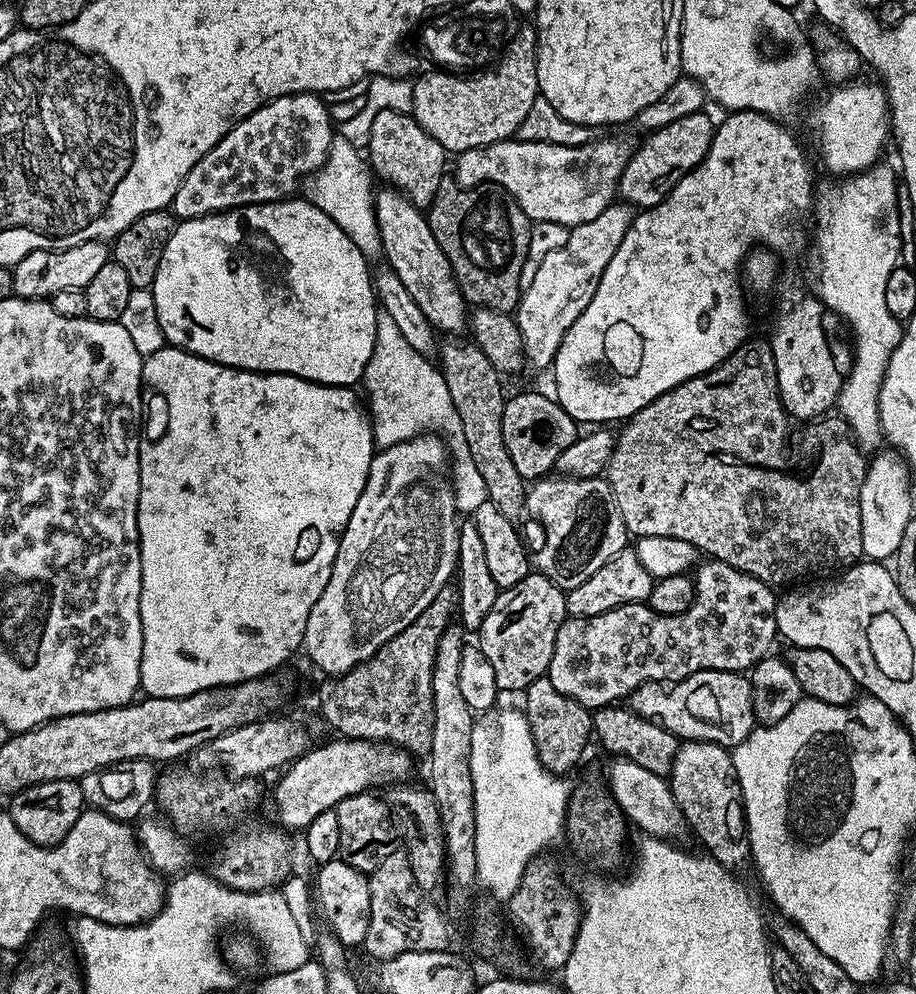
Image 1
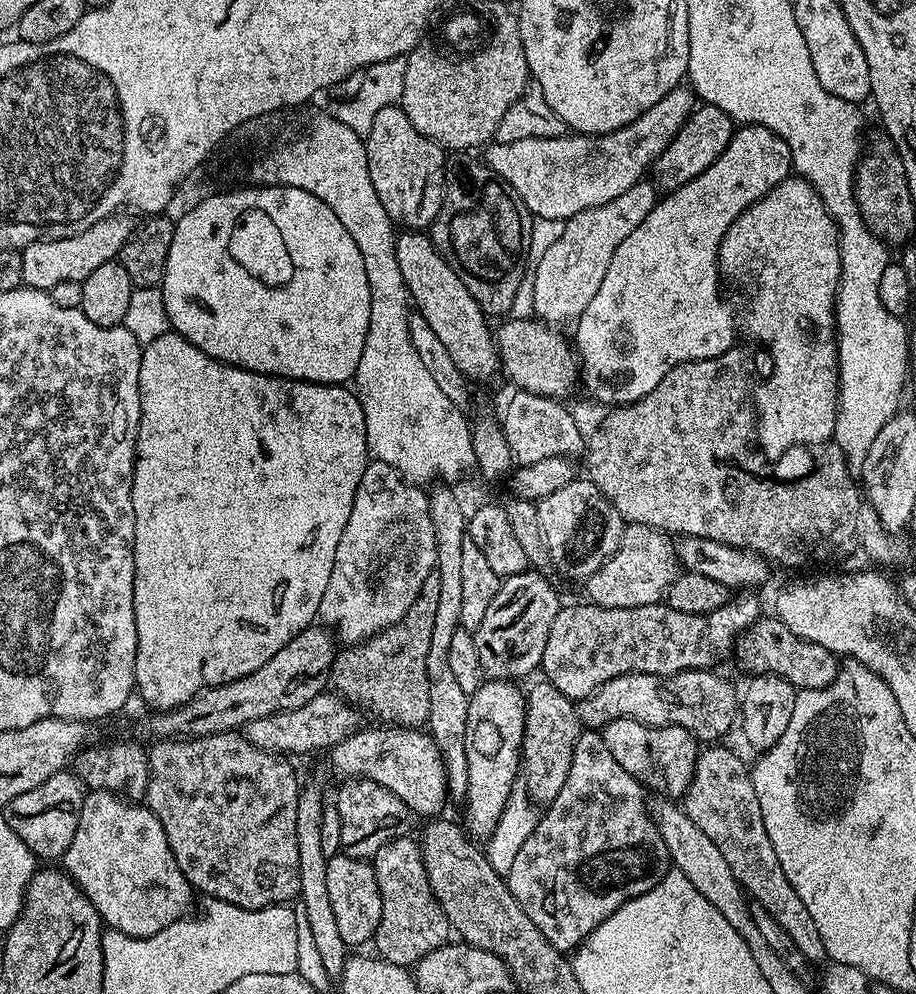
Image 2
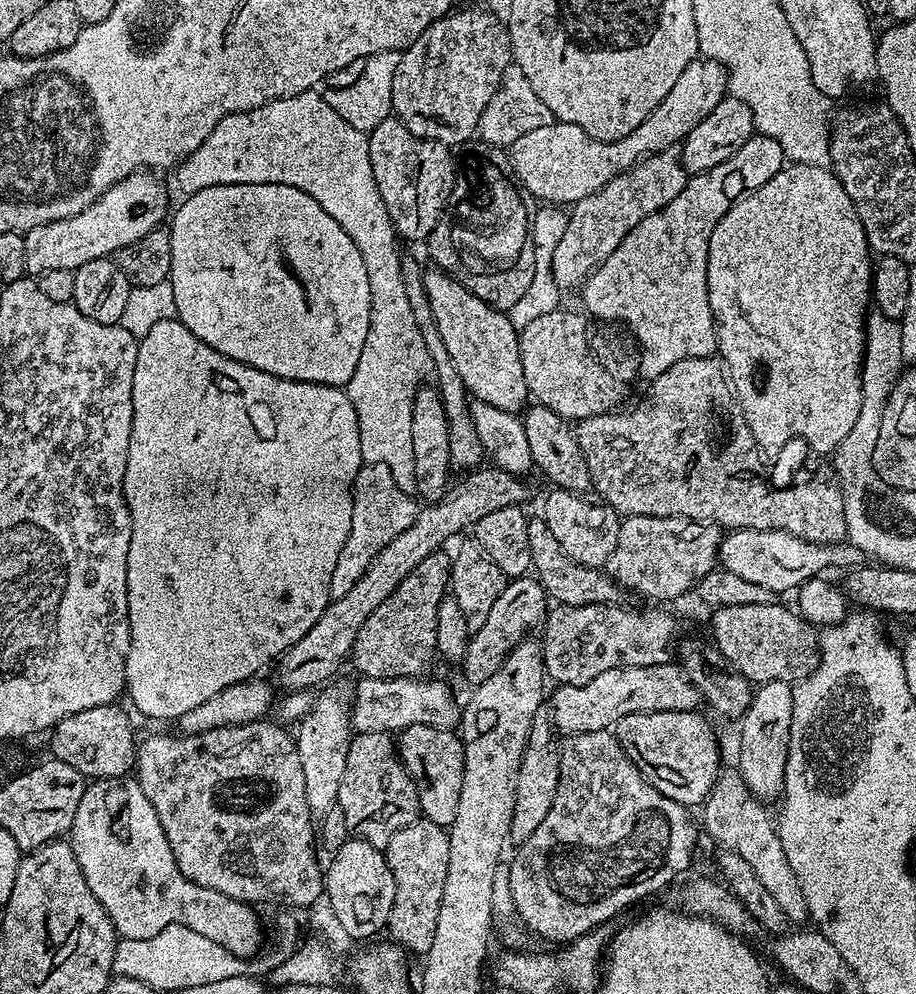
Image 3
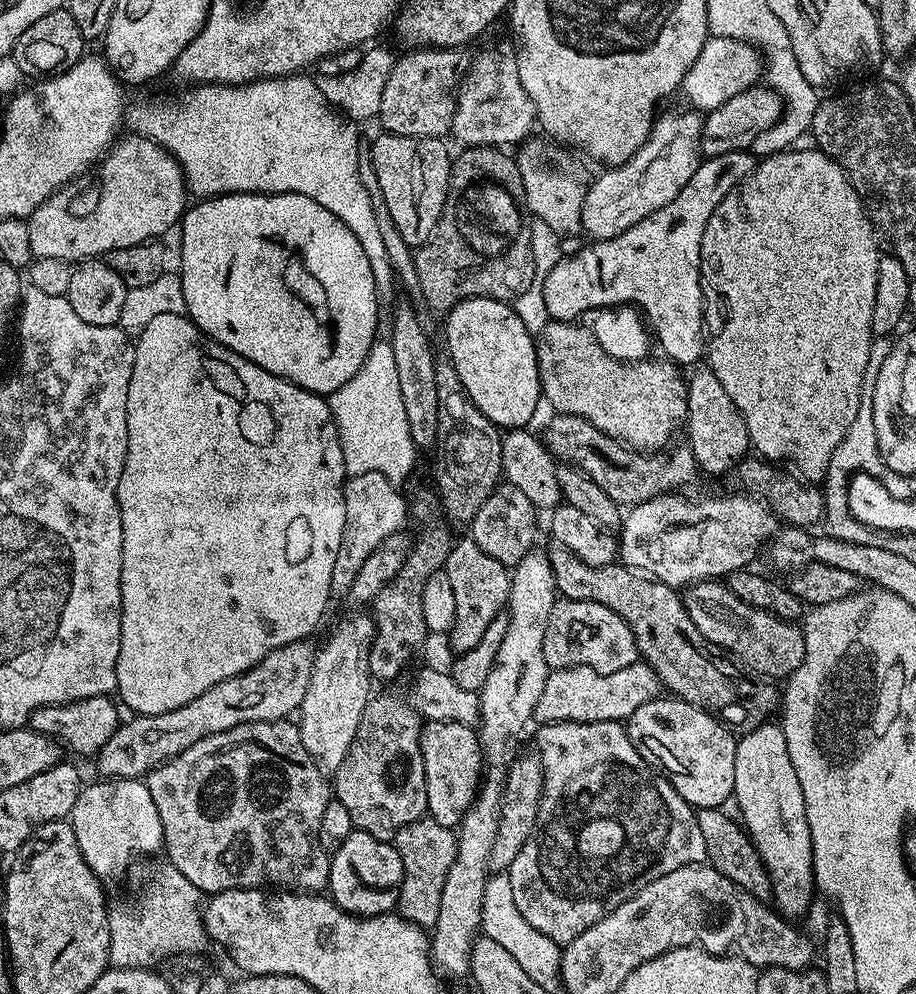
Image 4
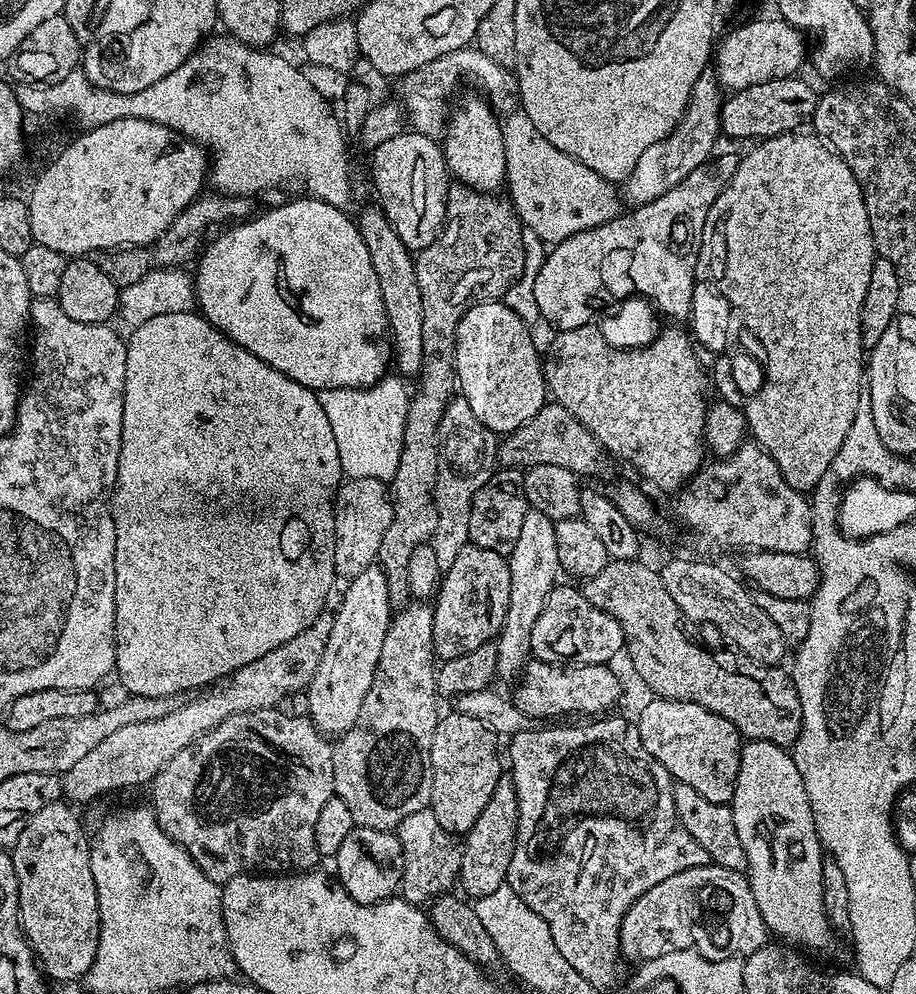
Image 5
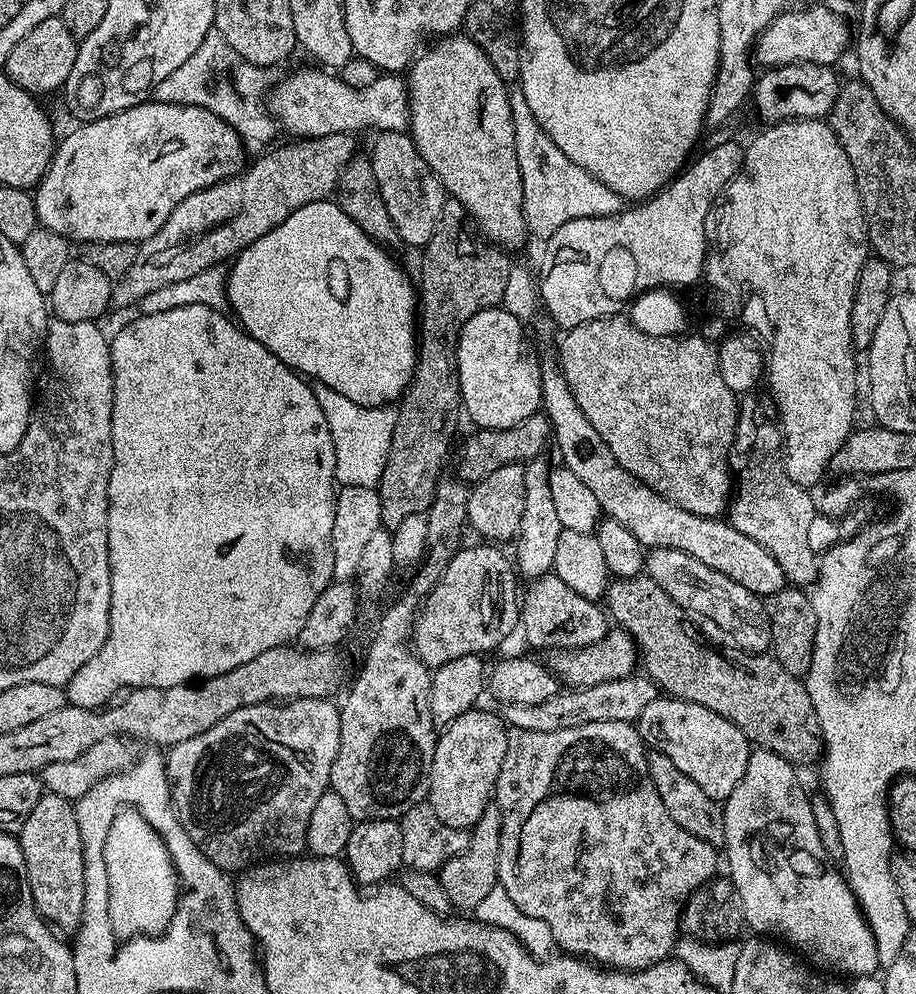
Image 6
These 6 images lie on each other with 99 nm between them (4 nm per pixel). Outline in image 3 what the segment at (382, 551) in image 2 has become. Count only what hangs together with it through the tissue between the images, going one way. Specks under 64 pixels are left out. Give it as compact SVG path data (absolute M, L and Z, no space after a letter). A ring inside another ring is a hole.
M361 463L356 480L352 484L350 534L342 546L342 554L338 554L338 566L334 566L330 582L331 595L338 597L346 594L346 590L350 590L350 586L354 586L358 578L362 578L372 559L394 538L398 538L402 530L410 527L417 511L417 501L409 493L398 490L398 482L394 482L390 466Z

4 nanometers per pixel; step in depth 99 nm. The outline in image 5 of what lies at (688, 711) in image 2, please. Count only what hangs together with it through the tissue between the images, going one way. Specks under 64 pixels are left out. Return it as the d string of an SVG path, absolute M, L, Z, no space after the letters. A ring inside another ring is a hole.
M532 658L518 677L514 703L522 714L531 716L533 721L548 722L551 716L592 718L604 714L620 696L620 680L611 672L608 664L551 664Z

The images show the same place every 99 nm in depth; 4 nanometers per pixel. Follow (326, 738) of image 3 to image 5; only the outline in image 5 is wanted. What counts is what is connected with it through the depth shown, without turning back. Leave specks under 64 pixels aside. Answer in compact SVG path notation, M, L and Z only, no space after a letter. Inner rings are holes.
M379 563L362 570L358 578L345 585L343 592L340 606L333 613L326 649L306 690L309 719L317 729L330 736L343 735L357 720L381 658L386 630L394 615L385 572Z

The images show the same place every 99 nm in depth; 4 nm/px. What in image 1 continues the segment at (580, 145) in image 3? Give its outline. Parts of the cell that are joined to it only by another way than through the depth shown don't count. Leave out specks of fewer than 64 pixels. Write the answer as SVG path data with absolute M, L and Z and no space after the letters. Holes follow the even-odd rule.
M616 136L609 140L593 138L589 144L582 146L554 146L550 142L530 142L516 138L500 140L497 144L459 153L455 157L454 179L461 188L494 184L515 198L529 220L561 223L562 226L573 229L582 222L591 222L593 218L598 218L598 214L602 214L602 210L606 210L617 199L622 170L626 170L626 162L630 162L633 151L633 141L619 140Z

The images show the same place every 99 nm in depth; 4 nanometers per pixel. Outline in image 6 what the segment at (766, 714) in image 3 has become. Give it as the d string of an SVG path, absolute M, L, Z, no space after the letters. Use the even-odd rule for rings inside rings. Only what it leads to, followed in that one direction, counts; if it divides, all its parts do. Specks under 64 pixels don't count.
M756 748L749 751L742 782L738 782L727 800L723 801L722 852L728 855L726 876L732 881L732 889L740 901L743 923L747 927L749 924L756 931L753 933L761 937L783 942L799 953L813 969L840 978L876 976L876 968L879 969L881 963L874 934L843 871L824 855L822 838L818 838L818 826L814 826L812 801L809 793L804 793L796 772L797 769L786 758L764 748Z

